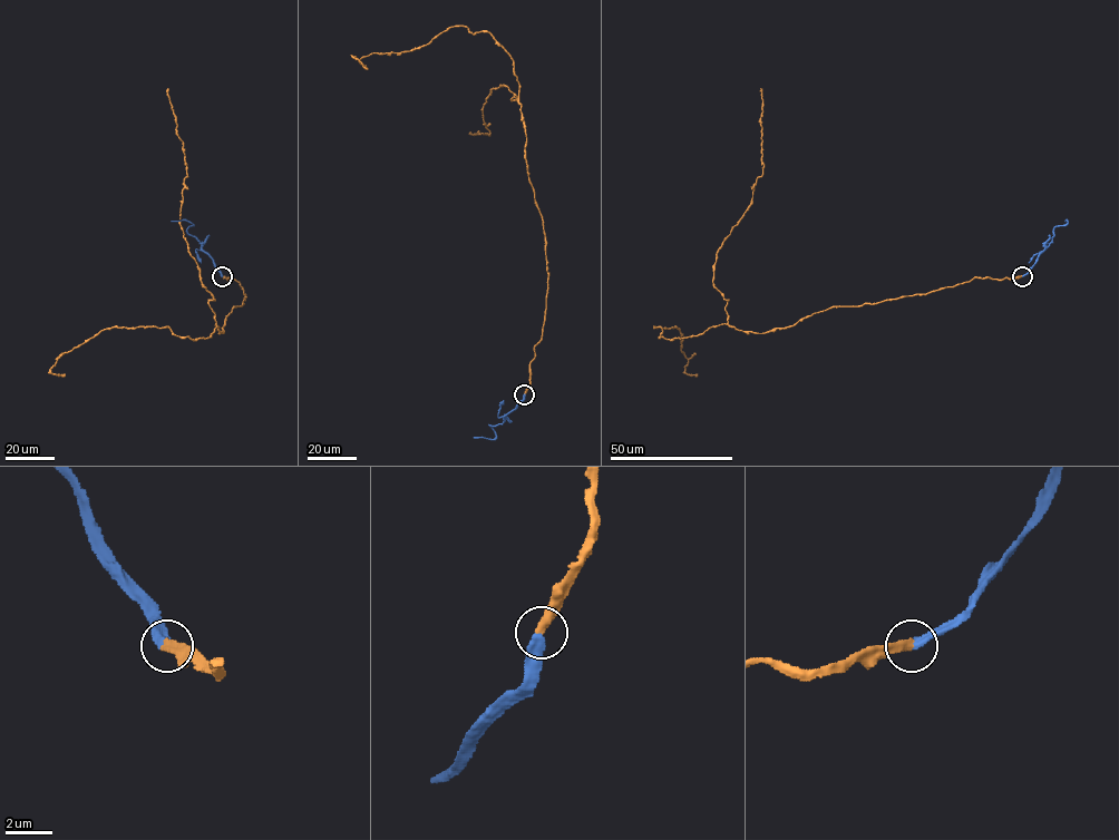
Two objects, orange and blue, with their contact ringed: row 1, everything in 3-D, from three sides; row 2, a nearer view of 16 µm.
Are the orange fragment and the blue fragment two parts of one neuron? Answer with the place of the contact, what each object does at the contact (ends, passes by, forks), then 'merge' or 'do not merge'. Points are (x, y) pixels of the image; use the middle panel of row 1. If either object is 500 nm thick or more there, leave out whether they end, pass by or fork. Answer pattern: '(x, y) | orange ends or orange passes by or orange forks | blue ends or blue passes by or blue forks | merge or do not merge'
(524, 394) | orange ends | blue ends | merge

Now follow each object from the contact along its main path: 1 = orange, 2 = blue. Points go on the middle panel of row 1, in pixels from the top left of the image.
1: (525, 393), (544, 324), (548, 272), (521, 105), (504, 85), (486, 99), (489, 135), (470, 133)
2: (525, 393), (502, 423), (489, 426), (495, 433), (494, 439), (474, 438)

